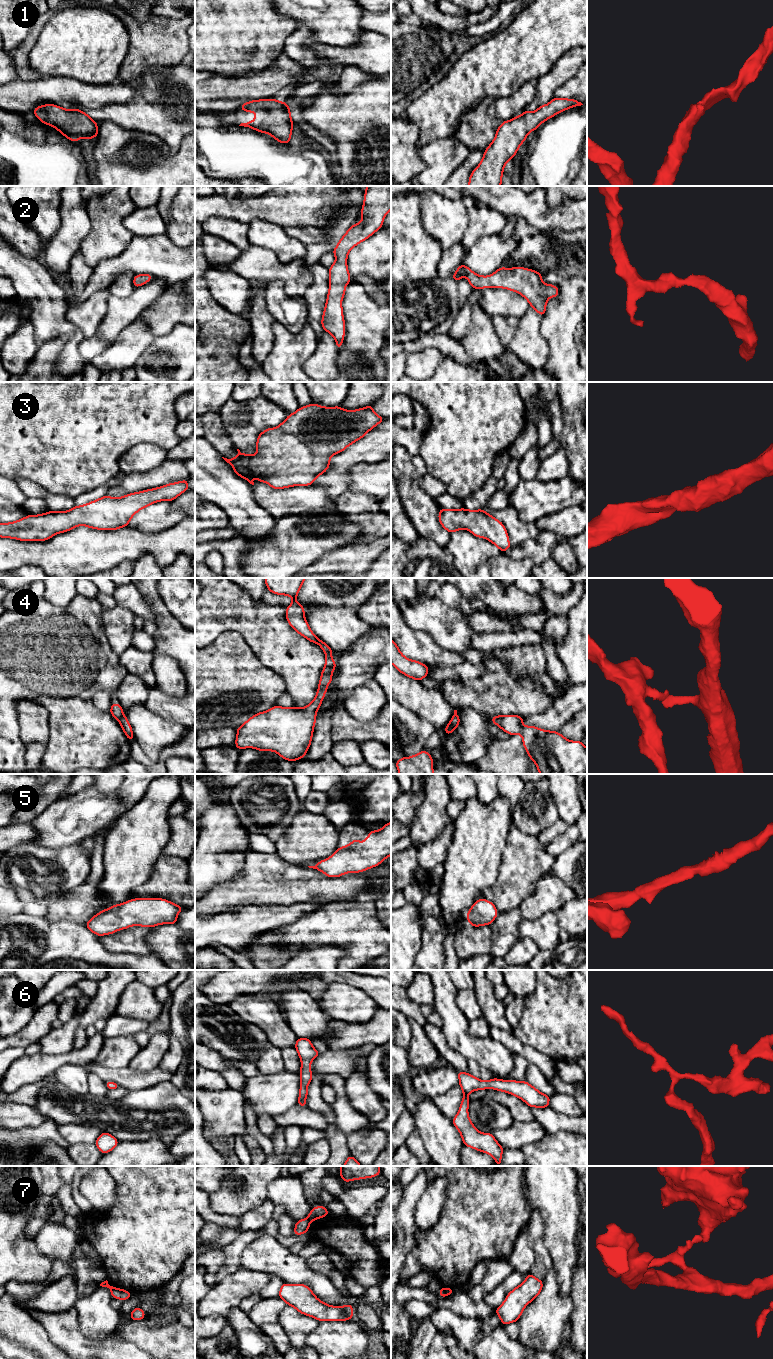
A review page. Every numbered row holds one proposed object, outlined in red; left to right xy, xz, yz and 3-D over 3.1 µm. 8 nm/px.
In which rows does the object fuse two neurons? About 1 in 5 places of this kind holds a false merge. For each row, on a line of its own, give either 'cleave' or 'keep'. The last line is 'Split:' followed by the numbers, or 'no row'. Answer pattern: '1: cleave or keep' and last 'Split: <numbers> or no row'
1: keep
2: keep
3: keep
4: cleave
5: keep
6: keep
7: cleave
Split: 4, 7

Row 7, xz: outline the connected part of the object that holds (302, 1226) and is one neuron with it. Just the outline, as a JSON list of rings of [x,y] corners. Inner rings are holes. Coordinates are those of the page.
[[[308,1218],[295,1222],[295,1229],[293,1235],[301,1235],[307,1233],[309,1230],[310,1221]]]

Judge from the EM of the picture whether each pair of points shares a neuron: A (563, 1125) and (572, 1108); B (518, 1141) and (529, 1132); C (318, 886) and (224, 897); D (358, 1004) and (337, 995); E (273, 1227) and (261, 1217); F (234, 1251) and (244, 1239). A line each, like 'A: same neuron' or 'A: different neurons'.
A: different neurons
B: same neuron
C: same neuron
D: same neuron
E: different neurons
F: same neuron

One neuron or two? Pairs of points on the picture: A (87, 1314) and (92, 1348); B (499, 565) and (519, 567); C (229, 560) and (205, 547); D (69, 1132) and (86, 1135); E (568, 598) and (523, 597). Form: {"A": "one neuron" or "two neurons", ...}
{"A": "two neurons", "B": "one neuron", "C": "one neuron", "D": "one neuron", "E": "two neurons"}

